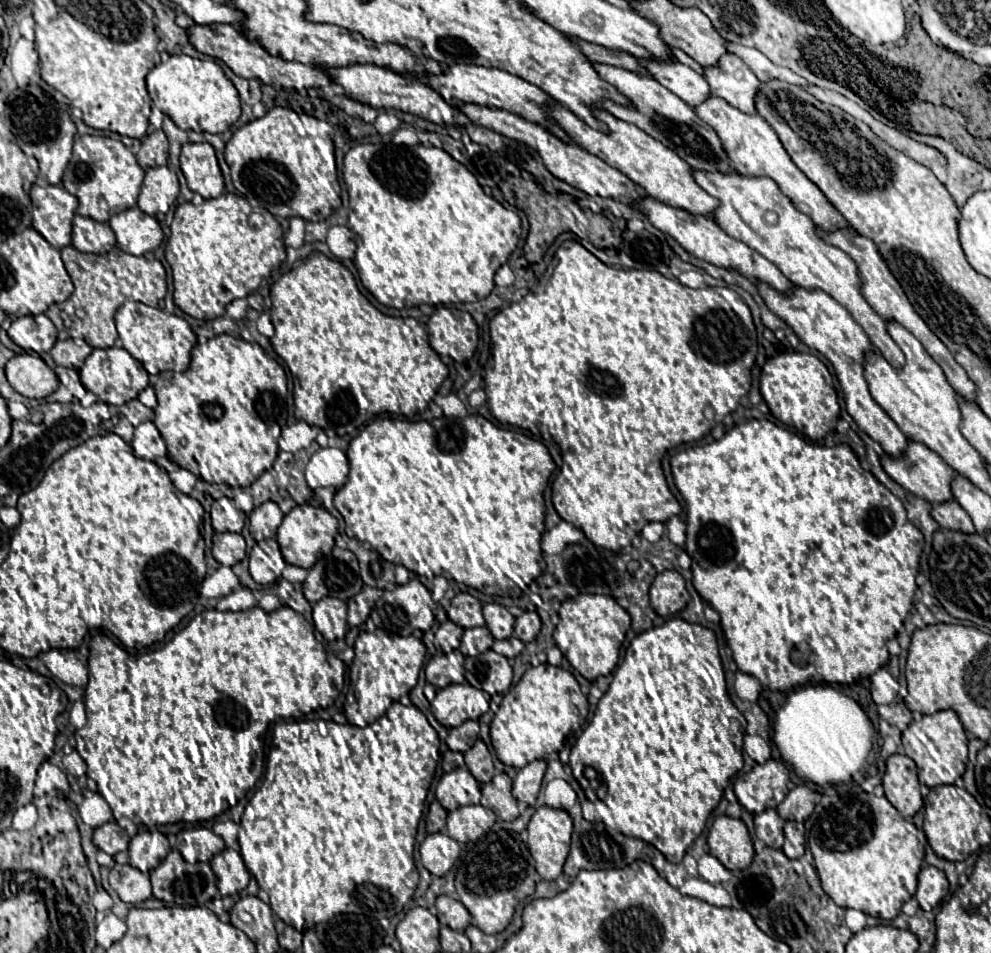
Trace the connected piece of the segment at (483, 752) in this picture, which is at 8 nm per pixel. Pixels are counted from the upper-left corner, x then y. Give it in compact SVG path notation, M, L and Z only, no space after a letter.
M477 740L475 746L469 752L465 752L464 759L469 772L475 776L477 782L485 784L493 778L493 774L495 774L493 760L491 760L491 754L489 754L487 746L483 744L483 740Z

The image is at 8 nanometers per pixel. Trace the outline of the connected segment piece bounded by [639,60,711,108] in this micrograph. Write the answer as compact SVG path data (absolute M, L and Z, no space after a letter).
M639 60L639 64L643 68L647 68L649 74L657 82L661 82L673 94L681 96L681 100L685 100L693 108L701 106L711 96L707 80L703 76L699 76L695 70L691 70L689 66L681 64L681 62L655 62L655 60L647 62L647 60Z

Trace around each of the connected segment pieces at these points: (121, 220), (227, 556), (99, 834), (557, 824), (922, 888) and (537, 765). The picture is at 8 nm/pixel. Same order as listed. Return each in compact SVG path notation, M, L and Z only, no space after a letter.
M137 206L111 216L109 226L117 236L119 248L133 256L153 252L163 242L163 230L159 222L153 216L141 212Z
M221 532L213 536L213 558L223 566L235 566L245 558L245 540L241 534Z
M107 822L93 832L93 844L99 846L109 856L115 856L117 852L127 850L129 836L119 828L117 822Z
M541 806L529 820L527 846L543 880L555 880L569 856L573 820L565 810Z
M925 866L919 872L919 886L915 898L923 910L935 910L947 896L947 892L949 892L949 882L941 870Z
M535 760L535 762L529 762L525 768L521 768L513 780L513 796L519 802L527 802L529 806L535 806L545 770L547 770L545 760Z

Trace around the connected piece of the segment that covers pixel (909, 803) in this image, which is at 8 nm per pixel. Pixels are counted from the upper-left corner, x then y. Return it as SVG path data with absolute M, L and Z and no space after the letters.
M903 754L889 756L887 770L883 776L883 788L887 800L901 812L901 816L913 818L923 808L917 766L909 756Z

